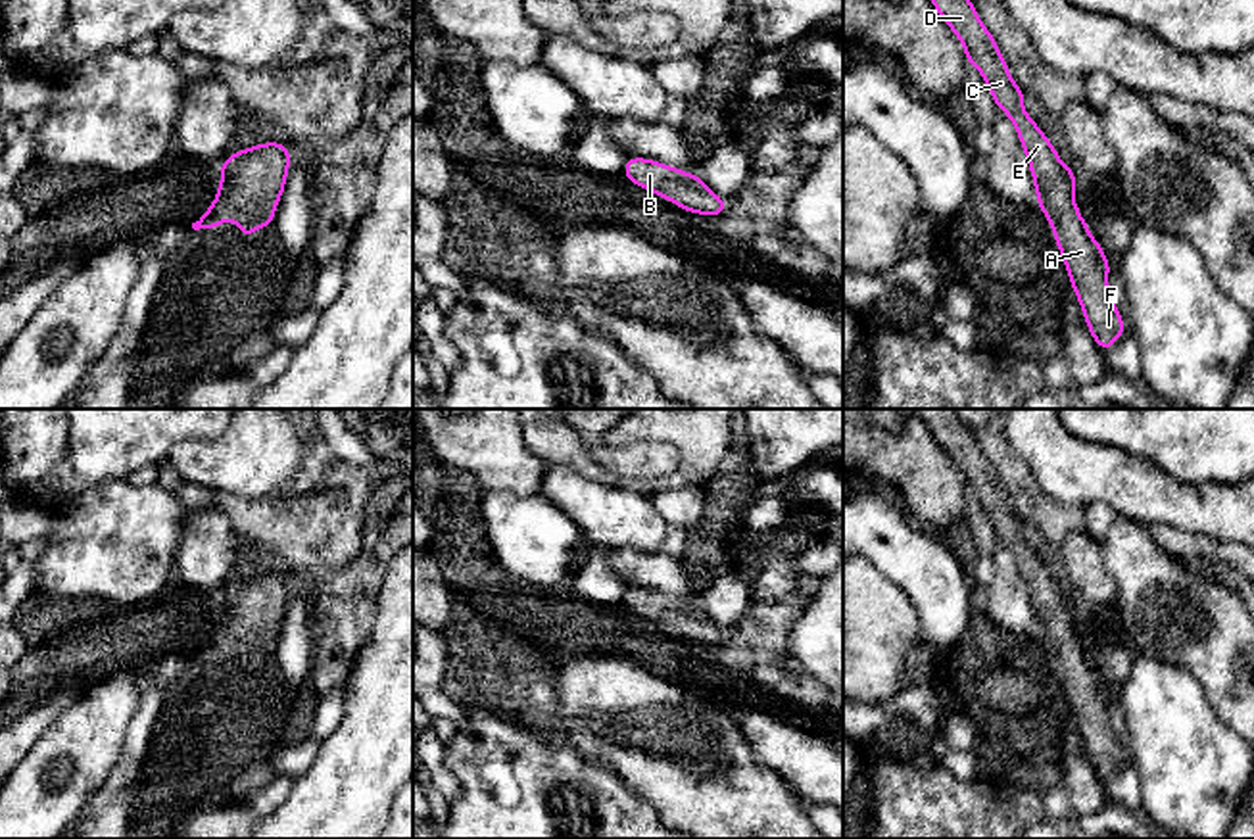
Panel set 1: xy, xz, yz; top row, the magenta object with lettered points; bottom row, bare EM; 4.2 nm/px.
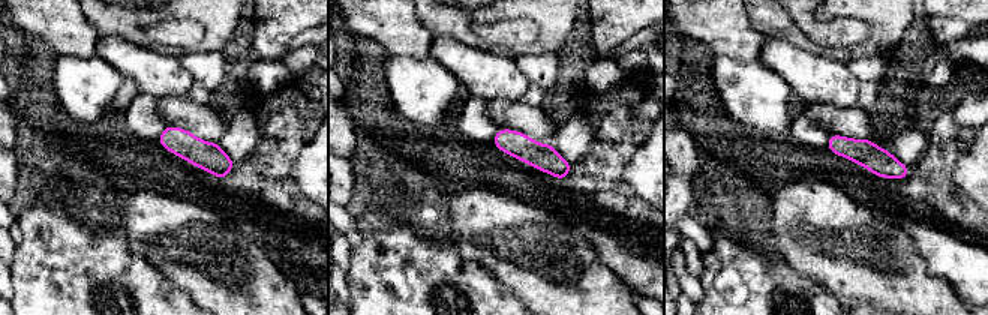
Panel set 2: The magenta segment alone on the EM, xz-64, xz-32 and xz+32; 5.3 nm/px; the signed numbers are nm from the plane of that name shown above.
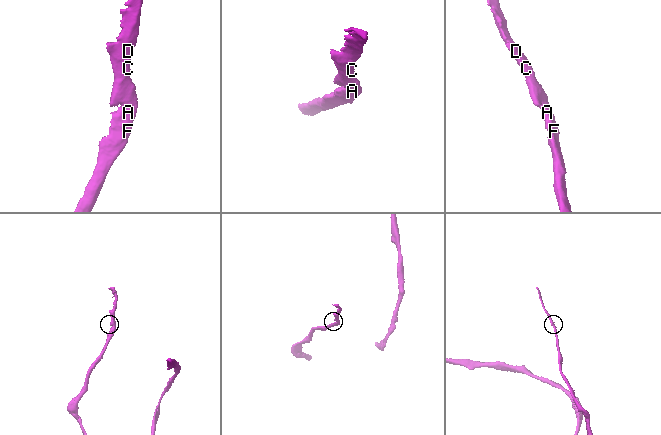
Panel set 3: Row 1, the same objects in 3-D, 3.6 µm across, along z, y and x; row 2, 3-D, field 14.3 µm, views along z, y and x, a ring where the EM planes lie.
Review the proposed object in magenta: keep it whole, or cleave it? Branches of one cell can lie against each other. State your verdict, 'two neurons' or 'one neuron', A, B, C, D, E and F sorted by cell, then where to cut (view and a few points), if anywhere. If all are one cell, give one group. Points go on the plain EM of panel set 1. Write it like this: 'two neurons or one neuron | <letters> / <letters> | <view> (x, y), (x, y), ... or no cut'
one neuron | A B C D E F | no cut

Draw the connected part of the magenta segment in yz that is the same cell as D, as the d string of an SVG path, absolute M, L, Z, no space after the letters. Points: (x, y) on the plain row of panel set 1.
M953 409L912 411L962 472L968 495L979 499L997 539L1014 553L1031 599L1037 634L1052 657L1083 749L1100 779L1110 779L1127 758L1110 726L1106 683L1089 662L1073 630L1075 603L1060 591L1056 578L1025 543L1025 522L1012 511L1006 490L977 447L972 428L960 422Z

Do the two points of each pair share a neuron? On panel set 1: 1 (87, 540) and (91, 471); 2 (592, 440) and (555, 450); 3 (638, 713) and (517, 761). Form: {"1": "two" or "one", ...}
{"1": "two", "2": "two", "3": "two"}

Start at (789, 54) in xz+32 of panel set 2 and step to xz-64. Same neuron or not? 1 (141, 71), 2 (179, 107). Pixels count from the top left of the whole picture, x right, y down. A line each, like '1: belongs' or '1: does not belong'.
1: belongs
2: does not belong

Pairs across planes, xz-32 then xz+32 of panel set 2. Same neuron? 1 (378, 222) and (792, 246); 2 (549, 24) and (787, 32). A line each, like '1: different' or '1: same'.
1: different
2: same

